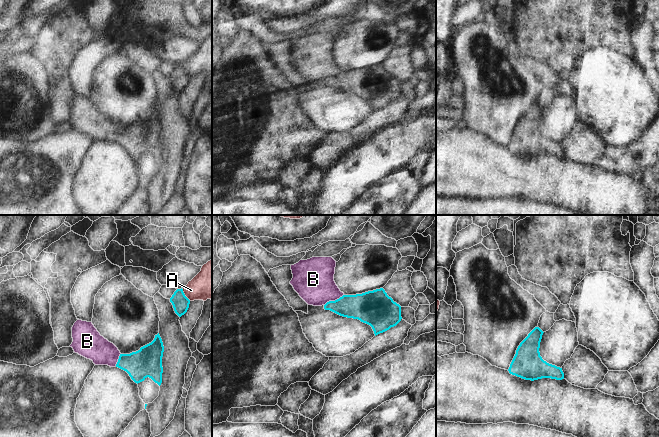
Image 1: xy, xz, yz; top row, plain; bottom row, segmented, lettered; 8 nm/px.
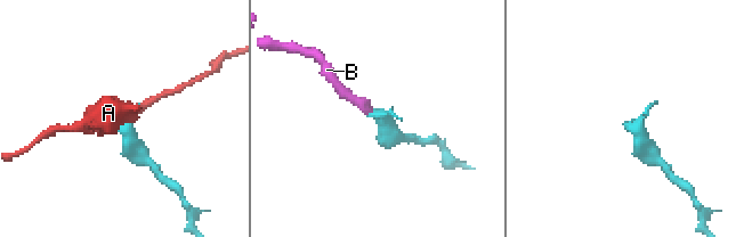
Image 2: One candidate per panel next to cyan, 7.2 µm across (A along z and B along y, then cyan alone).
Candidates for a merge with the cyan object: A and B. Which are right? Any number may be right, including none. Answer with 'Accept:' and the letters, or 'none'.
Accept: B

